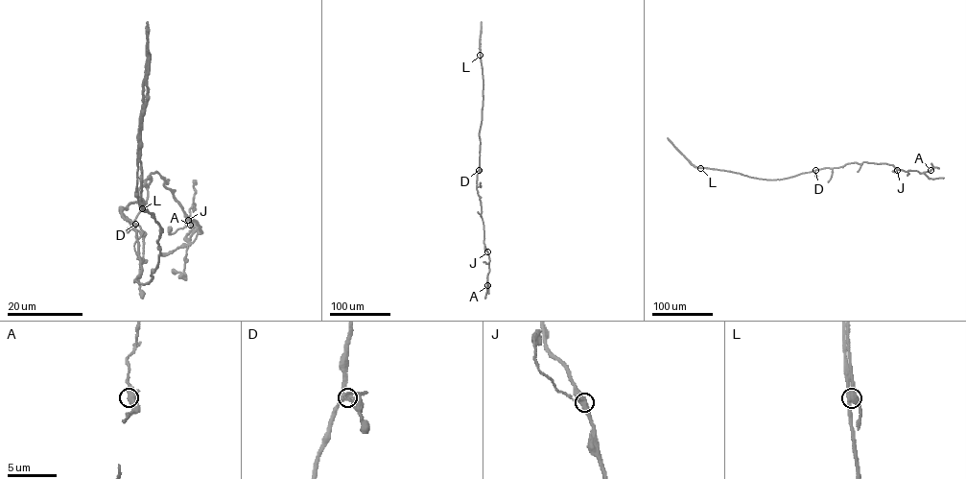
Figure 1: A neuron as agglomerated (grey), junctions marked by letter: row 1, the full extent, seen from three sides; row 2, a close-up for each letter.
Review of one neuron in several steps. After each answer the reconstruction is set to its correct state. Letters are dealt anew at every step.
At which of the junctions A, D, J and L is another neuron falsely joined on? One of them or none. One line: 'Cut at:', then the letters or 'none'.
Cut at: L

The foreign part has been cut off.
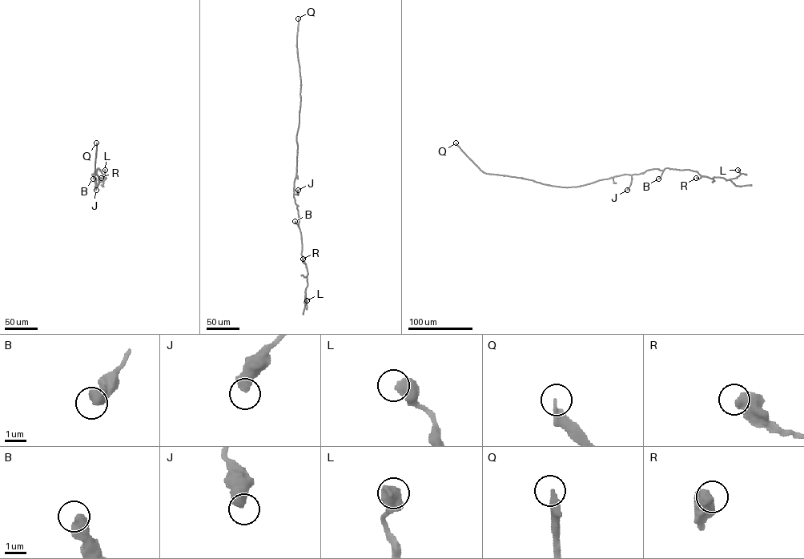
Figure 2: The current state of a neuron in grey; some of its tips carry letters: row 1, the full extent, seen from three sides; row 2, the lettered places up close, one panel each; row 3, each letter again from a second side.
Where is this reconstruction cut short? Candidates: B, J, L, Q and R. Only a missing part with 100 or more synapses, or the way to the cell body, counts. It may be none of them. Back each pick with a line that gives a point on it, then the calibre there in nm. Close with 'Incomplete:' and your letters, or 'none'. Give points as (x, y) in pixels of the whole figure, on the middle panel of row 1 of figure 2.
Q: (298, 18) | 320 nm
Incomplete: Q

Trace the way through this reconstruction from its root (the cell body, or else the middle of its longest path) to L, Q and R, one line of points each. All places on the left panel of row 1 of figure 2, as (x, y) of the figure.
L: (94, 179), (92, 174), (98, 168), (106, 178), (103, 179), (105, 170)
Q: (94, 179), (96, 187), (99, 182), (94, 171), (96, 142)
R: (94, 179), (92, 174), (98, 168), (103, 176), (101, 178)

